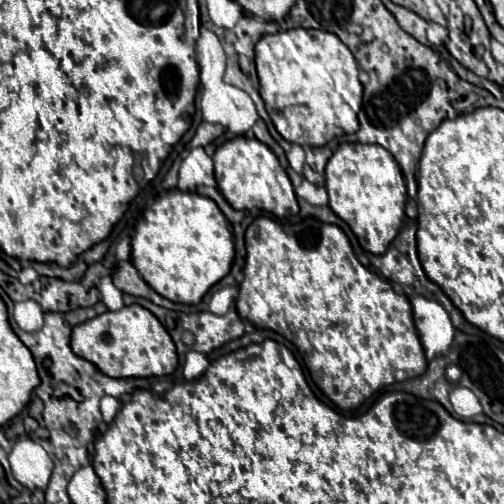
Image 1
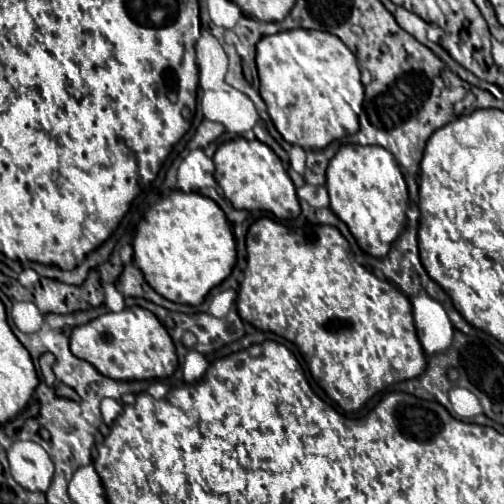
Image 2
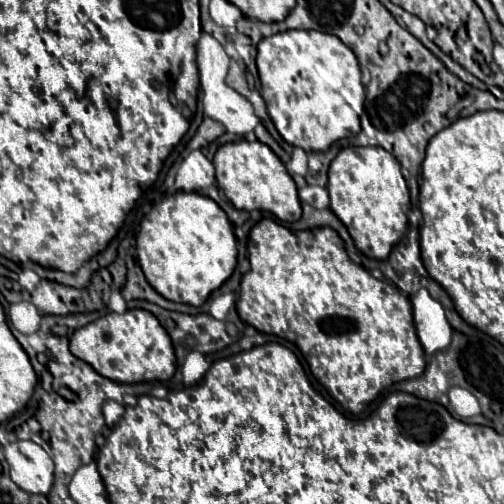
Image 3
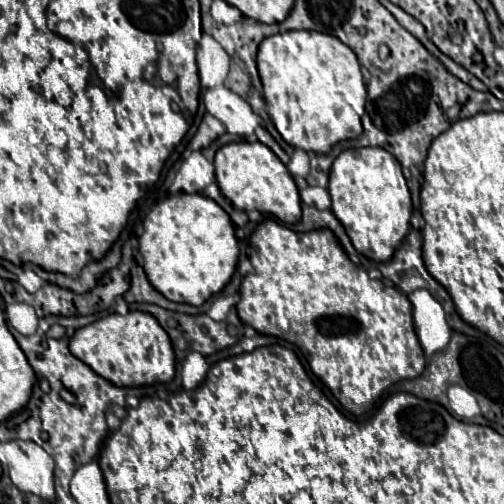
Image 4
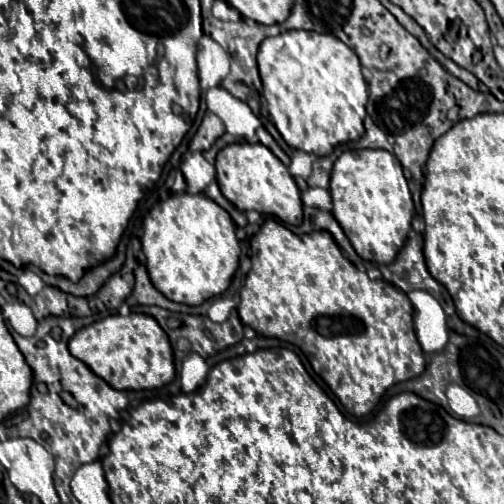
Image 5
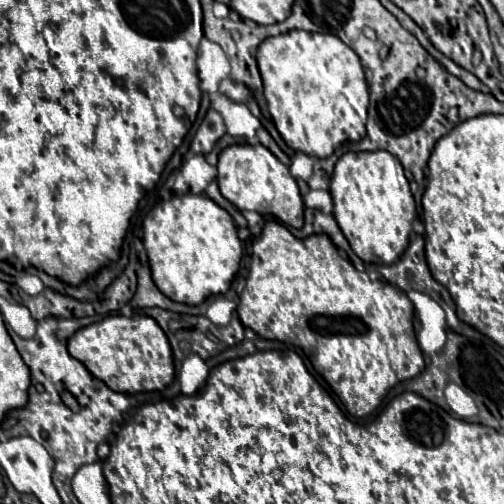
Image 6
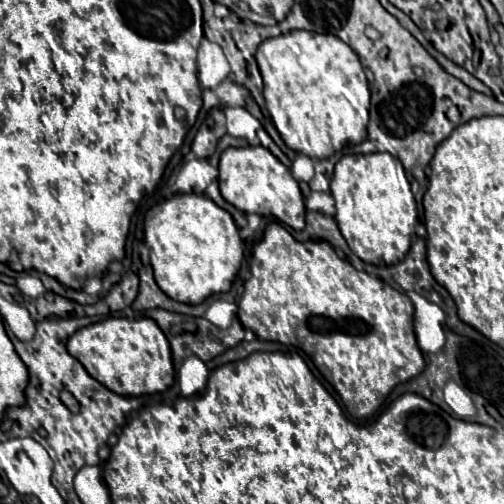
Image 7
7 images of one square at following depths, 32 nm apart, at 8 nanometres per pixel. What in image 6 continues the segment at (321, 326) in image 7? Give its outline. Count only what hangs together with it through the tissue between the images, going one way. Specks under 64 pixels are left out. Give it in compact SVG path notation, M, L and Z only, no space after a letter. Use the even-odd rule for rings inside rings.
M268 220L260 232L260 236L254 238L252 242L252 266L250 266L250 274L248 274L248 280L246 280L246 288L242 290L240 294L240 304L238 304L238 316L242 320L244 326L252 328L258 336L262 338L268 338L268 340L280 340L280 342L288 342L288 344L294 344L298 346L306 356L308 360L312 362L314 370L328 382L328 386L334 390L334 394L340 398L340 402L344 404L344 408L348 410L348 414L356 416L356 418L362 418L362 416L370 416L384 400L384 396L388 394L388 390L398 384L398 382L404 382L404 380L410 380L414 376L418 376L422 370L424 370L424 354L418 346L418 352L416 352L416 334L414 334L414 324L412 324L412 318L414 318L414 308L412 308L412 302L408 300L408 296L398 290L396 286L390 286L388 282L384 280L370 280L366 272L358 272L348 260L344 260L340 254L338 254L338 248L334 246L334 242L326 236L326 234L312 234L308 238L296 238L286 226L282 226L280 222L276 220Z

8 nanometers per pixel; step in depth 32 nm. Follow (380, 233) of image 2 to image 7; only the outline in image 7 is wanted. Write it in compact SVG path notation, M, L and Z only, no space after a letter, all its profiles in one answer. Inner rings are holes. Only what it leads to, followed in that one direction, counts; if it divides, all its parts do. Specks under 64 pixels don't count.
M388 152L346 154L334 168L330 194L336 202L334 218L342 236L360 260L376 266L392 266L406 256L418 212L400 160Z

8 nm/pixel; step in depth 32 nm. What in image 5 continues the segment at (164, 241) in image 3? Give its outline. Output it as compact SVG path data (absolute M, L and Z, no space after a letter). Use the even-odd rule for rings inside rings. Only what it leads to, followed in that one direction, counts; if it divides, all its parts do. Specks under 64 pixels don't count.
M174 193L166 200L158 202L144 218L144 234L140 242L142 252L146 254L146 270L152 284L172 302L200 306L204 300L222 294L238 268L240 242L236 238L232 218L218 204L212 204L212 200L208 200L208 196L203 193Z

